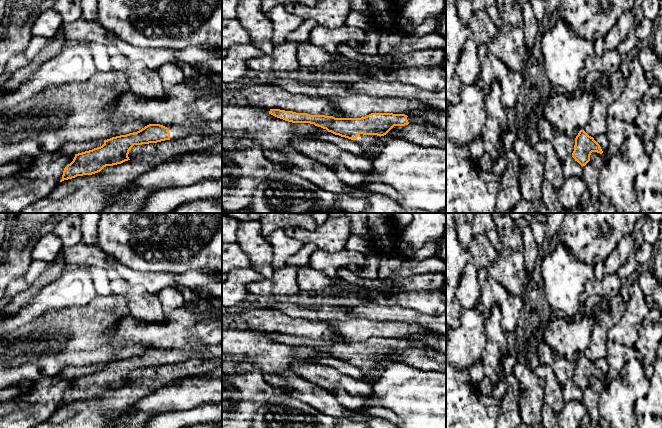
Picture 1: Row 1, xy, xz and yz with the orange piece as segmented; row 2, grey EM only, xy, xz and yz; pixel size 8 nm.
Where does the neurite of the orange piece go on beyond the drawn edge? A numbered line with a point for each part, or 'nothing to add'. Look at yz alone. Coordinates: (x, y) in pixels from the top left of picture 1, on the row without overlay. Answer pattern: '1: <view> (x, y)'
nothing to add

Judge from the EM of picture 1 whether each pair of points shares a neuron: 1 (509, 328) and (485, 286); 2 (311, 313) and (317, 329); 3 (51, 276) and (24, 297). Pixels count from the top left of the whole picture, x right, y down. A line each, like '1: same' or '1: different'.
1: same
2: different
3: same

